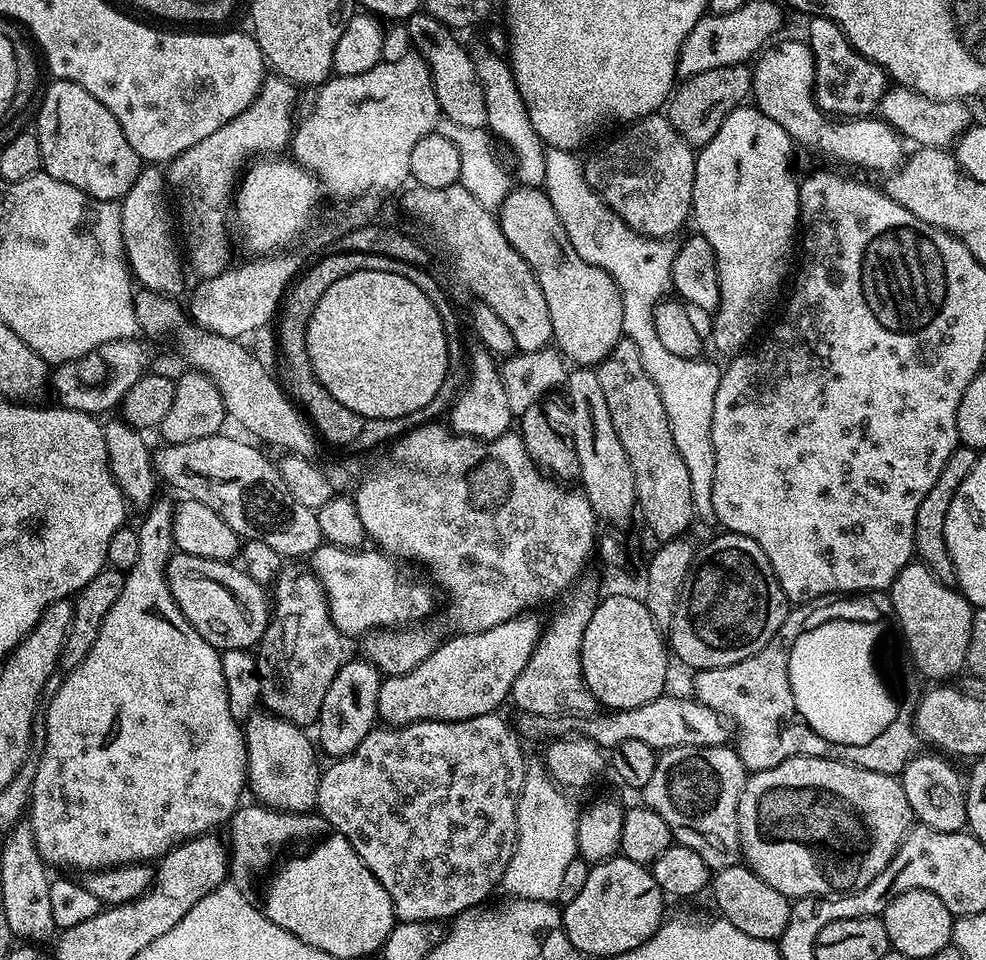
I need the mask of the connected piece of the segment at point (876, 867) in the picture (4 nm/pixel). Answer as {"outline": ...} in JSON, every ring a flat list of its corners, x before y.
{"outline":[[795,756,770,770,751,773,745,779,744,789,738,802,738,834,740,835,740,854,743,863,752,869,766,886,774,886,778,894,789,898,799,898,802,896,830,896,833,894,847,894,857,888,864,888,894,858,898,846,914,827,914,817,910,810,910,802,906,802,906,790,902,790,899,779,896,776,887,776,874,770,866,770,858,767,857,764,846,764,842,760,827,760,821,756]]}

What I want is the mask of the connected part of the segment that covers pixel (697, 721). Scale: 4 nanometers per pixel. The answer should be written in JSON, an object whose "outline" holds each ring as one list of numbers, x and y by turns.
{"outline":[[665,694,654,698,654,702,646,702,646,706,608,710,603,714,604,720,600,714,581,719,579,731,605,750,614,750,629,738,638,738,638,742,646,742,646,746,657,750,674,746,724,746,730,740,730,728,724,717,695,698,687,700,684,696]]}

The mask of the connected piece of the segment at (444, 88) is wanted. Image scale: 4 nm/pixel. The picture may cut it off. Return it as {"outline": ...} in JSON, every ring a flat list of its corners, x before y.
{"outline":[[423,11,408,17,406,27,416,44,417,53,423,57,431,70,435,96,438,98,441,115,451,124,460,128,484,128,488,122,485,92,477,76,473,55,458,42,451,29]]}

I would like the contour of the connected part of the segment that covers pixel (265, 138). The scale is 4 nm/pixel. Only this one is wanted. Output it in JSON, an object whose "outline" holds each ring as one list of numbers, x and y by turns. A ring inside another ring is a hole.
{"outline":[[269,75,254,102,246,106,238,118,226,122,222,130,214,130,210,138,202,138,198,146,190,146,190,150,167,165,167,187,173,197,176,195,175,207,180,207,178,228,181,233,184,231,184,240,188,243,186,260,189,265,192,263,197,277,217,276,229,267,230,205,234,200,238,173,253,158,268,158,283,153,280,151,291,145,294,131,292,107,296,104,296,92,297,85,278,75]]}

